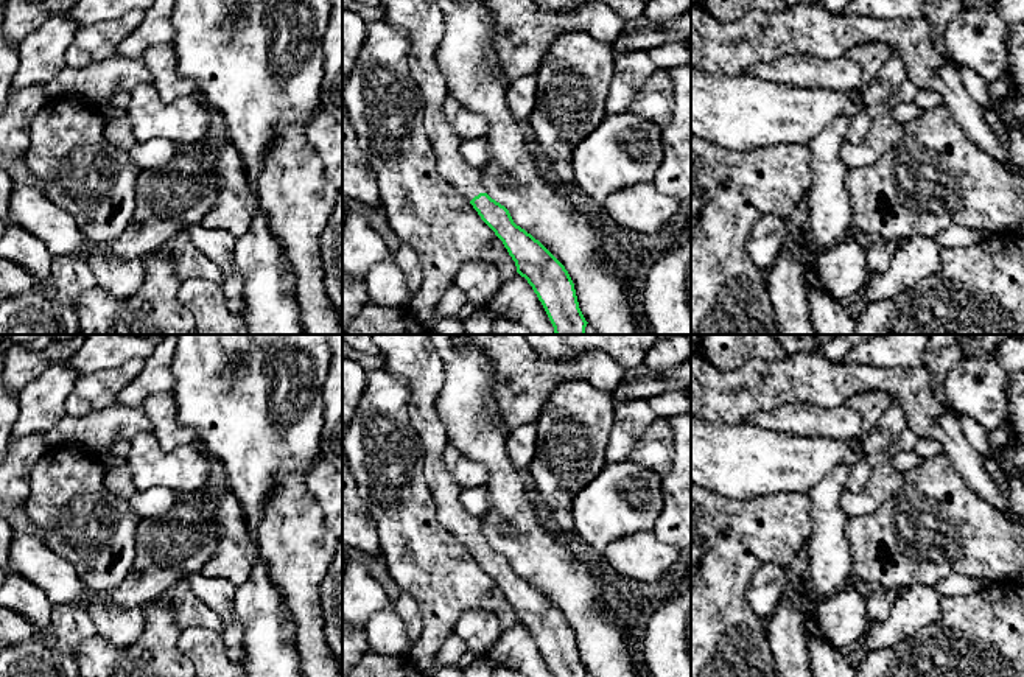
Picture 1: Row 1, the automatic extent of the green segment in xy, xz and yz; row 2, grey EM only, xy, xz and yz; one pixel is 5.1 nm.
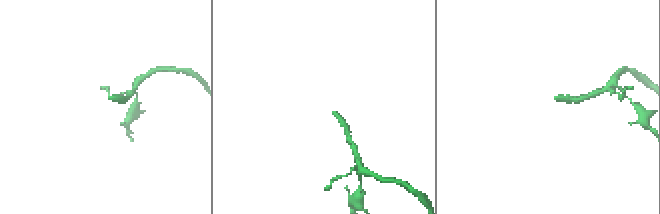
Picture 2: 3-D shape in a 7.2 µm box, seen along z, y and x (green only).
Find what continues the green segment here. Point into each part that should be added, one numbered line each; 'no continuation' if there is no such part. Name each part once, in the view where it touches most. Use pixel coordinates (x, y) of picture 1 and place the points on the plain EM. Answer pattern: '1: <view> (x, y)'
1: xz (413, 358)

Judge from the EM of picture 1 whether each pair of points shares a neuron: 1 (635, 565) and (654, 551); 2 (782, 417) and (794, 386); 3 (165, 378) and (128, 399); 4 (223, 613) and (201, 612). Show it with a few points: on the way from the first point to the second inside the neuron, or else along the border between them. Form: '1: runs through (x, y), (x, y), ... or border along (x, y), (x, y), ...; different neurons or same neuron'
1: runs through (640, 561), (649, 556); same neuron
2: border along (824, 408), (786, 403), (774, 410), (752, 413); different neurons
3: runs through (156, 378), (137, 391); same neuron
4: border along (190, 585), (192, 592), (221, 621), (221, 632); different neurons

